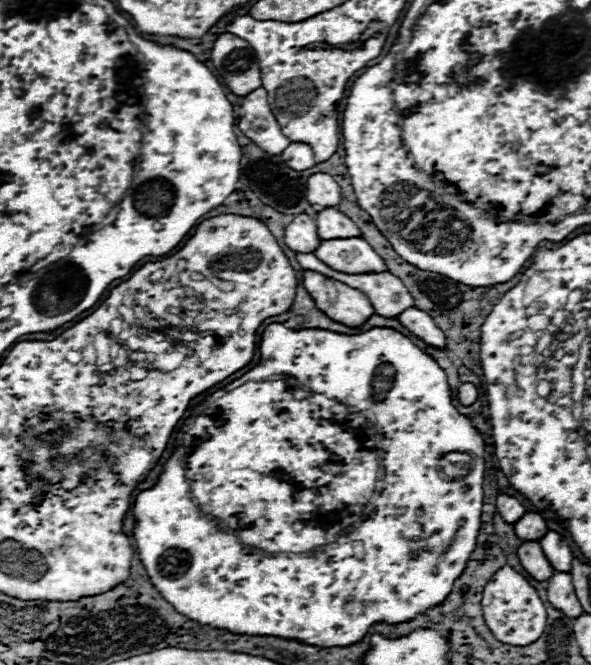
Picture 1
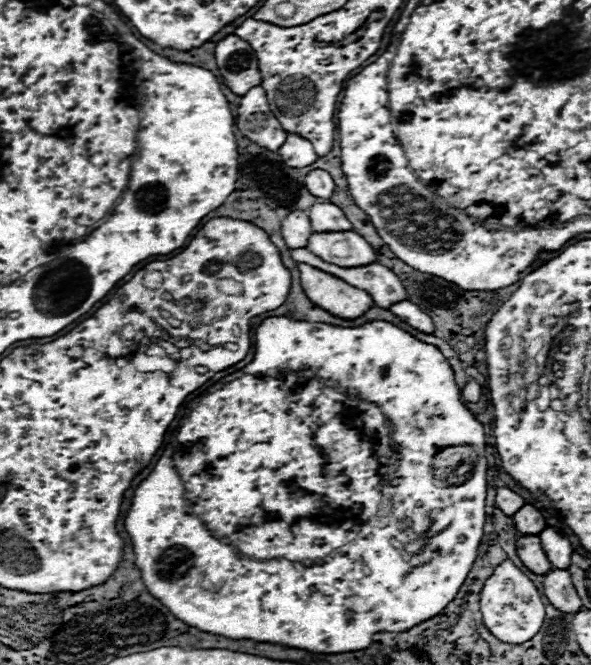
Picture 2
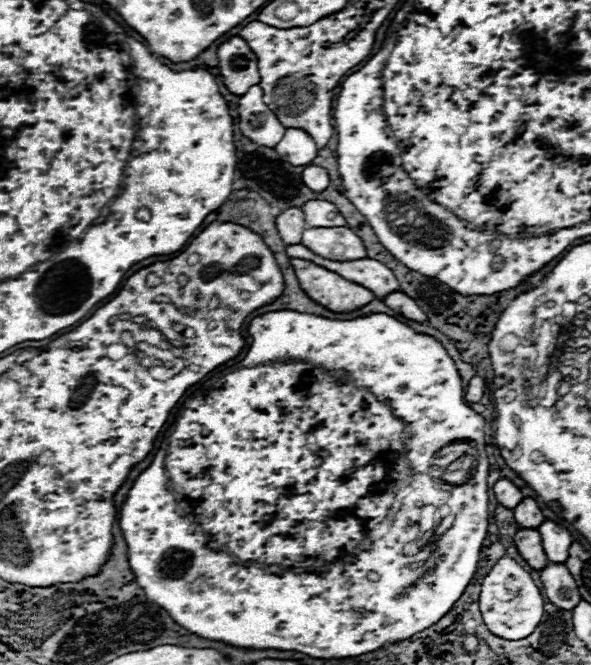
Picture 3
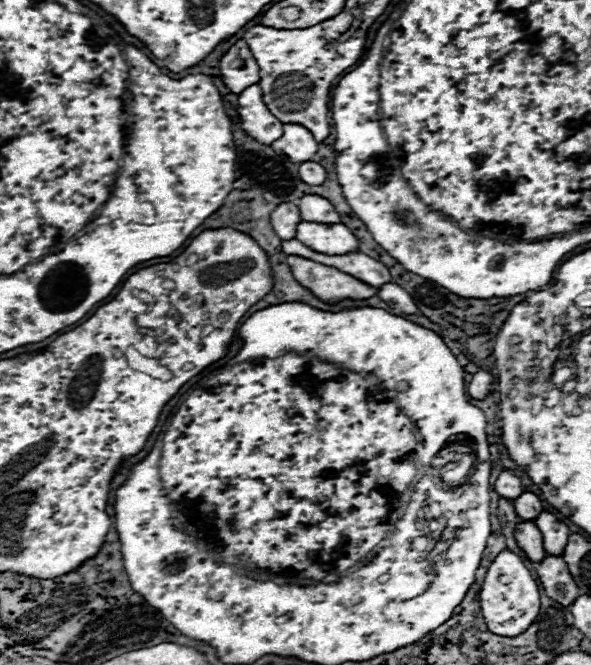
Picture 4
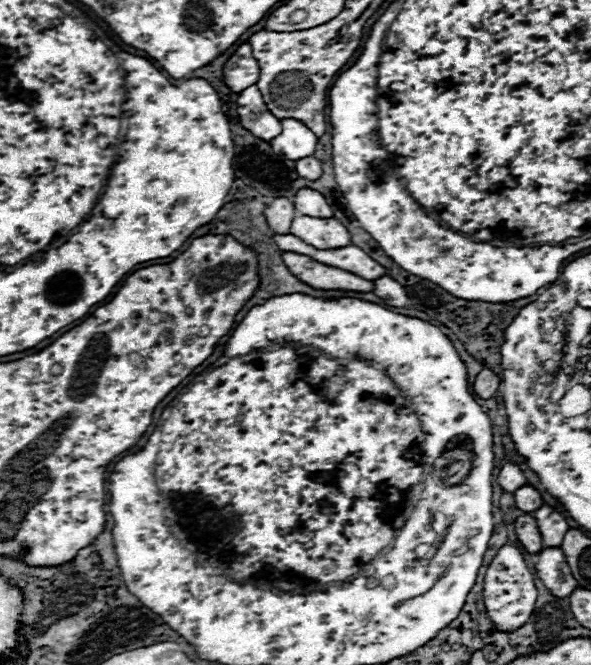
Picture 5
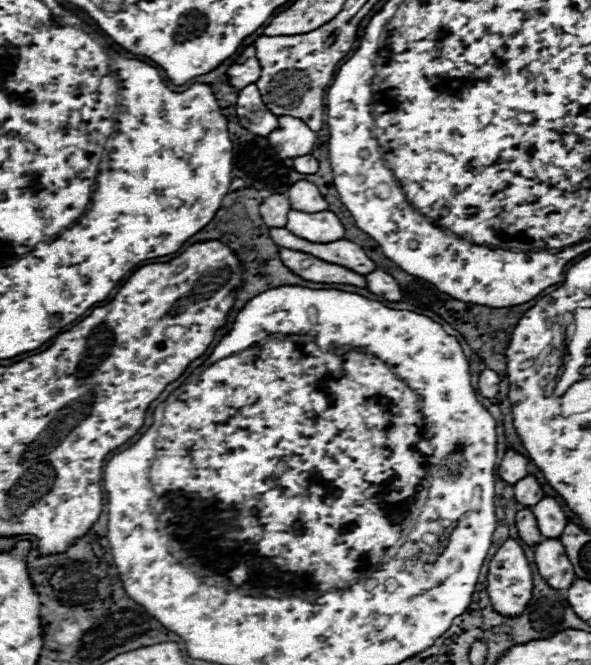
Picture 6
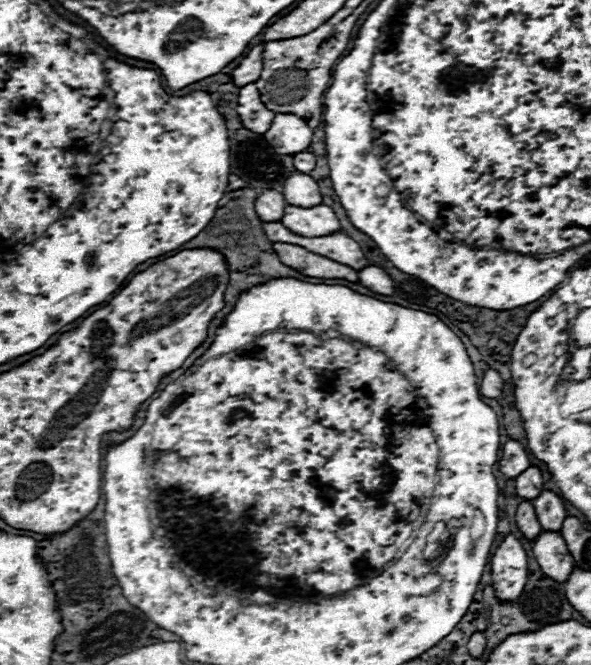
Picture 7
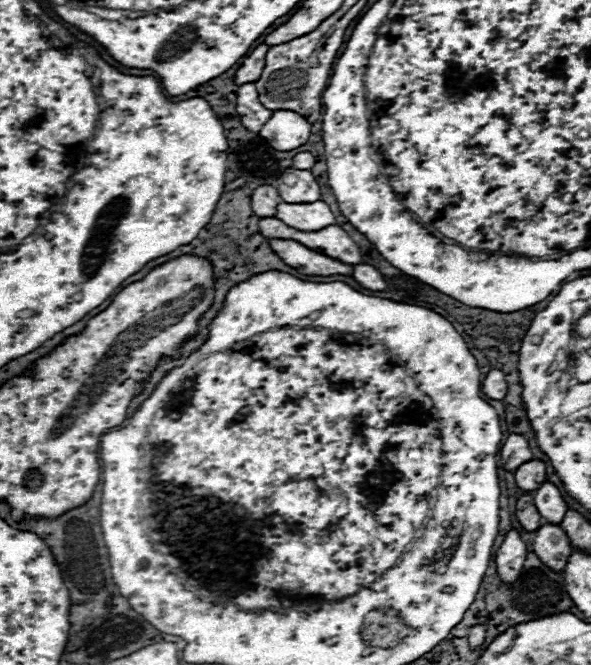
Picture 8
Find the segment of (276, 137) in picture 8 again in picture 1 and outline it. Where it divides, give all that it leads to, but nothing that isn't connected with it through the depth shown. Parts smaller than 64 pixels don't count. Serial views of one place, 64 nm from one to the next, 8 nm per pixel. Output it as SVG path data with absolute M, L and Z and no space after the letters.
M290 142L290 146L282 152L282 160L298 172L306 170L306 168L312 168L316 164L312 148L308 144L298 144L298 142Z

